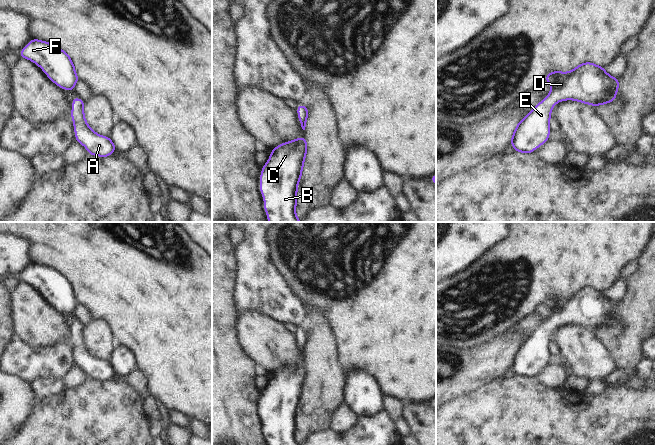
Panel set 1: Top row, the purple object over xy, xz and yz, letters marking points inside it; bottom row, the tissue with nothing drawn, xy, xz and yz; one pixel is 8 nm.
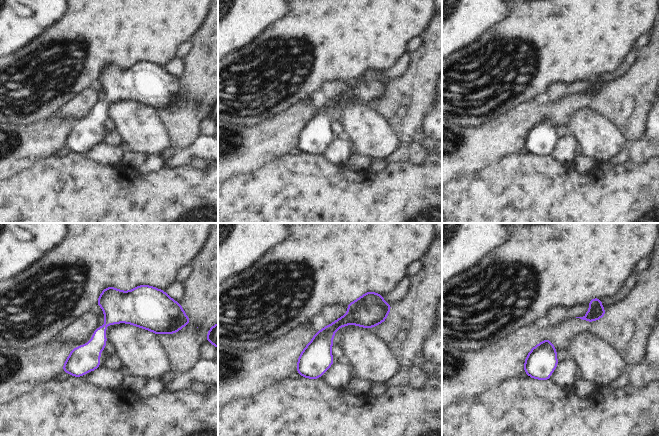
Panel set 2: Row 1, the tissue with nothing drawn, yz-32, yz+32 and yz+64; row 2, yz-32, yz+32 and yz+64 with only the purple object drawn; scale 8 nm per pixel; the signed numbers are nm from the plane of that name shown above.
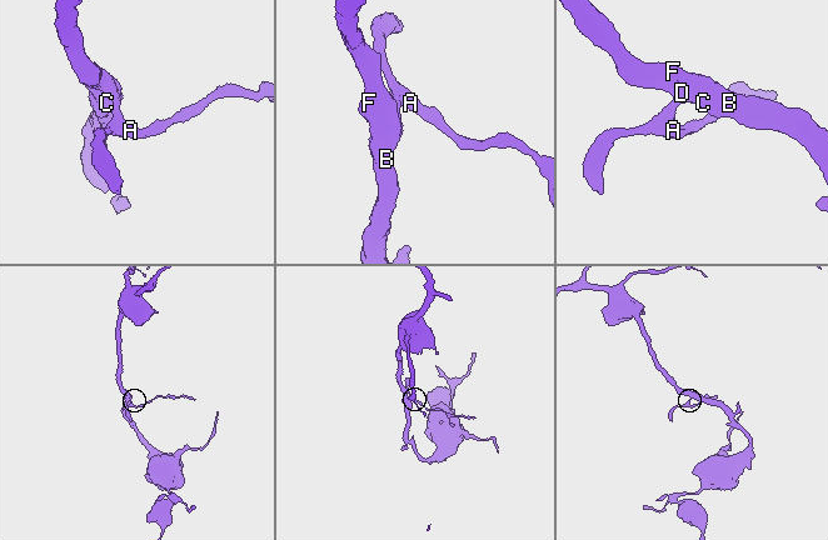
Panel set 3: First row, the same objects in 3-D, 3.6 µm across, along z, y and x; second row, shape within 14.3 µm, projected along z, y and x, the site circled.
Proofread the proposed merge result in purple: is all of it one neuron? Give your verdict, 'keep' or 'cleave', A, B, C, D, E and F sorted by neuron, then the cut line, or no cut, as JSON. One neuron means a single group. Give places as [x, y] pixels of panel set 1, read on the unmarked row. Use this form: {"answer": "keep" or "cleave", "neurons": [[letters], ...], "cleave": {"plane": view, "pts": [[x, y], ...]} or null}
{"answer": "keep", "neurons": [["A", "B", "C", "D", "E", "F"]], "cleave": null}

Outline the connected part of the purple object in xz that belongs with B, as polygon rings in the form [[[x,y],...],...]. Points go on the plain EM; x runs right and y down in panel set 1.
[[[306,361],[297,362],[271,373],[272,377],[260,398],[260,416],[268,445],[300,445],[296,440],[298,407],[308,374]]]

